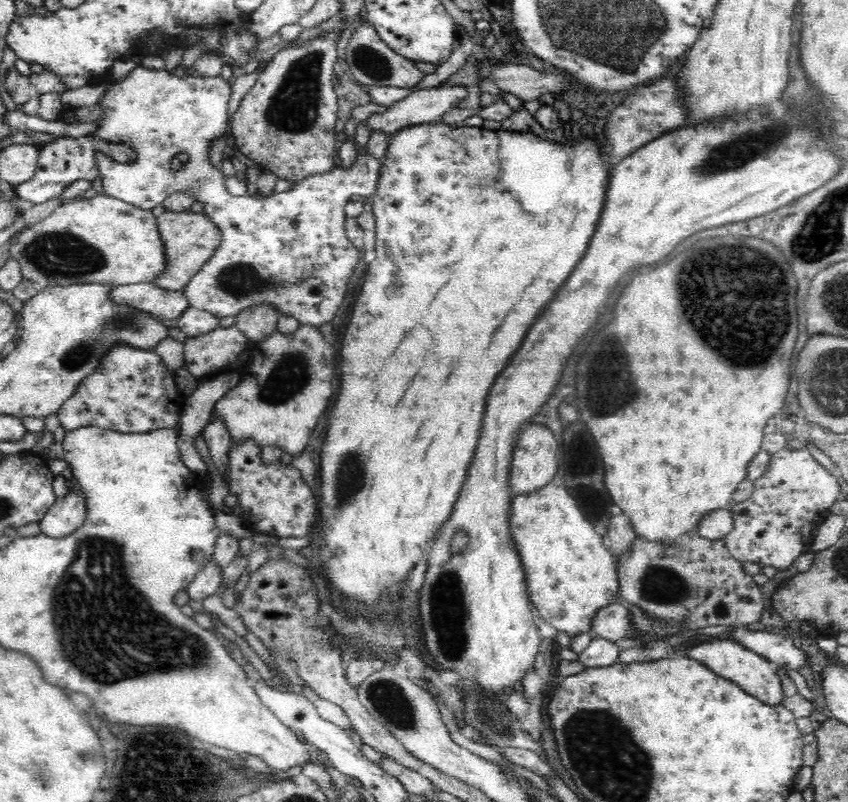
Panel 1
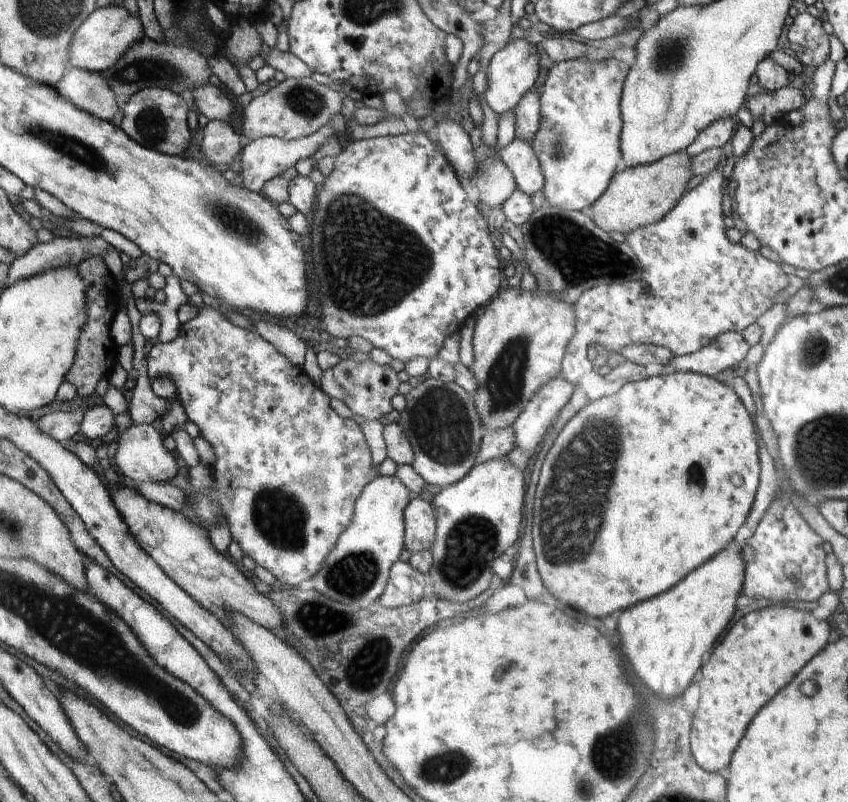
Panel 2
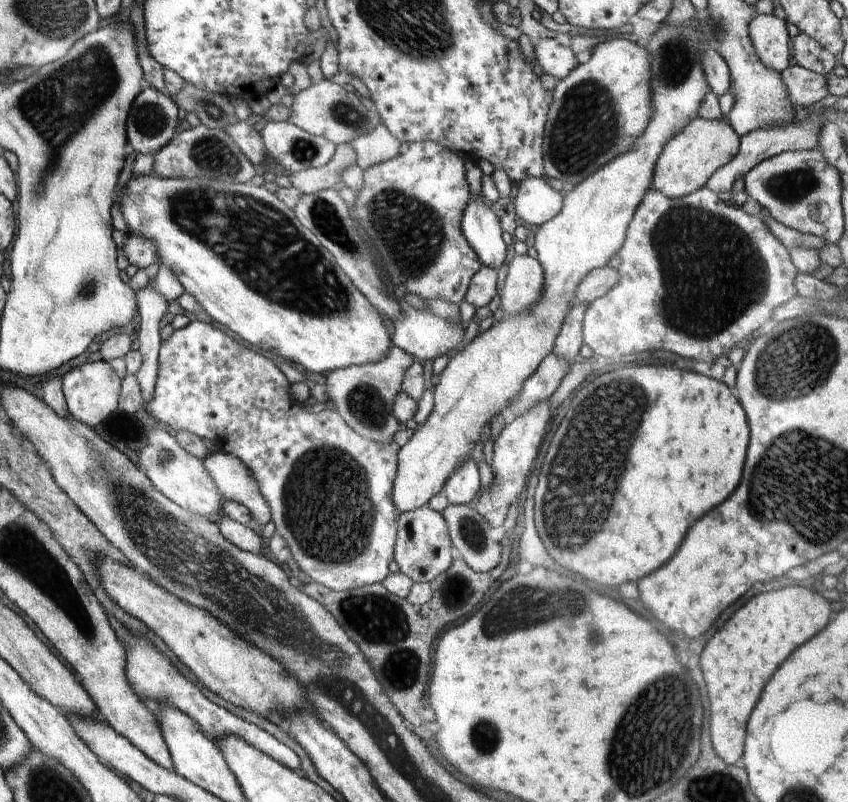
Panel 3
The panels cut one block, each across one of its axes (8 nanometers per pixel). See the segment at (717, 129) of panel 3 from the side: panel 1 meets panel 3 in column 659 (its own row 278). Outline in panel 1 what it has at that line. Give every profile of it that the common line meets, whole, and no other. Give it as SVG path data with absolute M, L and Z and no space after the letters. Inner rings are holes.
M158 210L157 220L166 249L166 268L152 283L169 291L182 291L220 246L222 233L204 212Z

